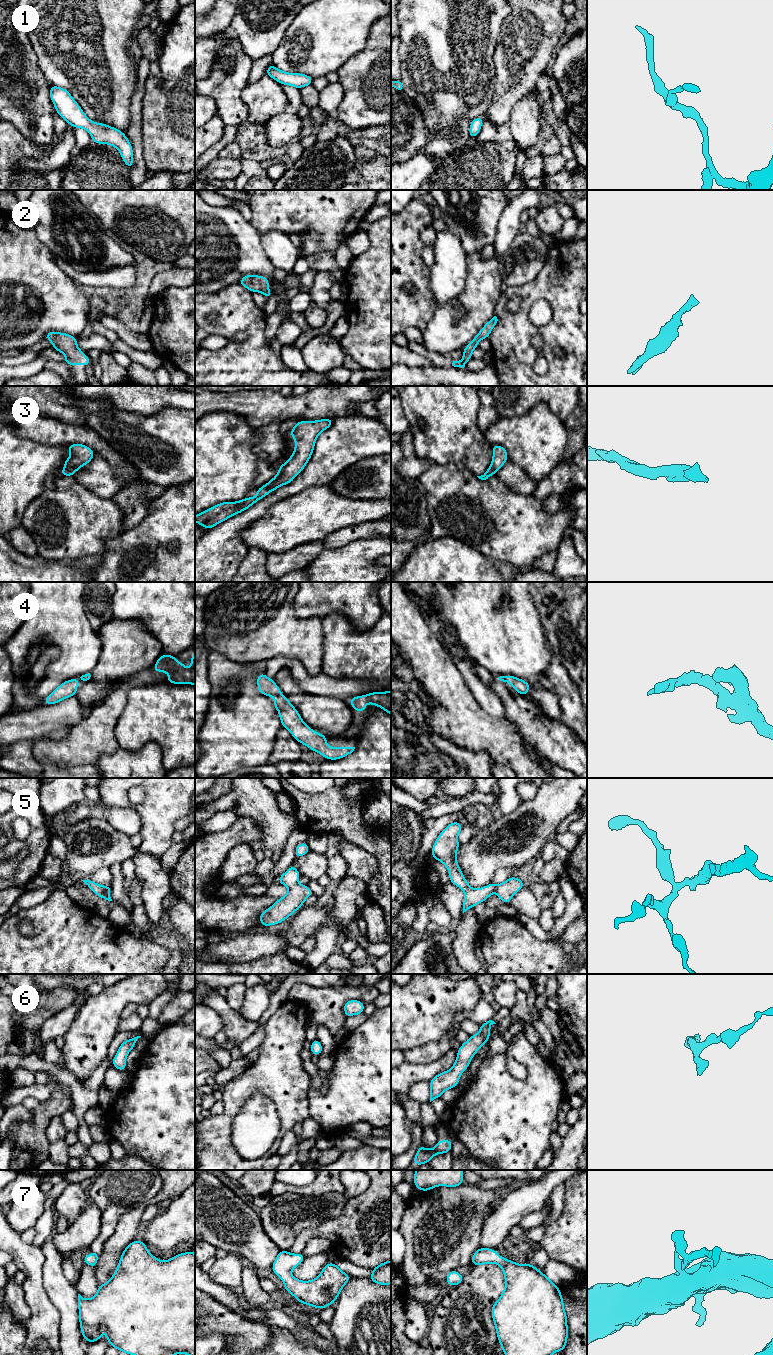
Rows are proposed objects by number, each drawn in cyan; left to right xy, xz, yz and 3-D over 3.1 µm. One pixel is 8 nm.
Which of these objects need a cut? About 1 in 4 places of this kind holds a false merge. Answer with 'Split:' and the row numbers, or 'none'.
Split: none

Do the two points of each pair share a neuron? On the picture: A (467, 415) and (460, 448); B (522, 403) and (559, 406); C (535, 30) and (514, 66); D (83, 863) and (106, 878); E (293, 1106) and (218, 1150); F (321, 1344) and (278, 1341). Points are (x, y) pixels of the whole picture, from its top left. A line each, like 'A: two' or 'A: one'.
A: one
B: one
C: one
D: two
E: one
F: two

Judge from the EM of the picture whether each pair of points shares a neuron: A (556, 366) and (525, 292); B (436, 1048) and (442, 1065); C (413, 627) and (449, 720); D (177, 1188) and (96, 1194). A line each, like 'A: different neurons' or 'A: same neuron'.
A: same neuron
B: different neurons
C: same neuron
D: different neurons

